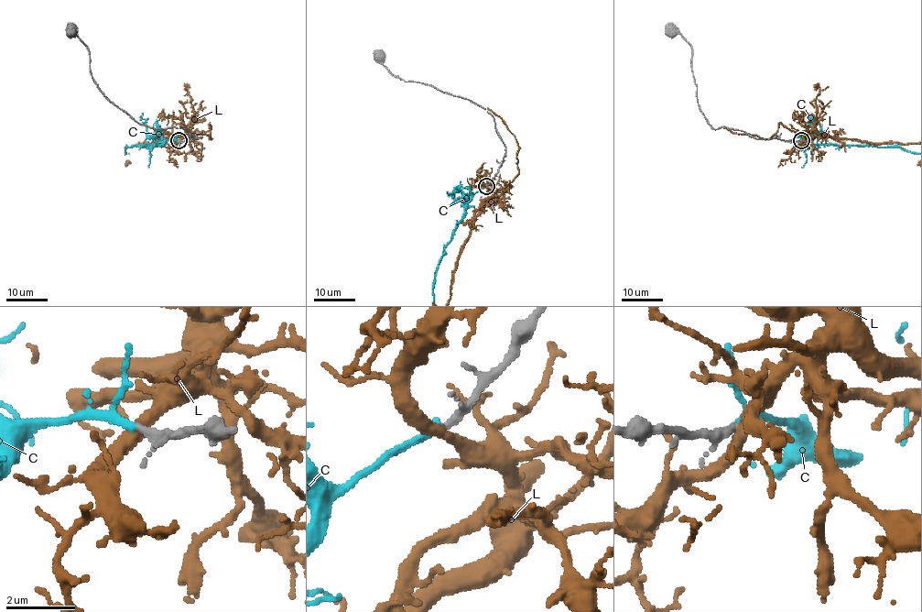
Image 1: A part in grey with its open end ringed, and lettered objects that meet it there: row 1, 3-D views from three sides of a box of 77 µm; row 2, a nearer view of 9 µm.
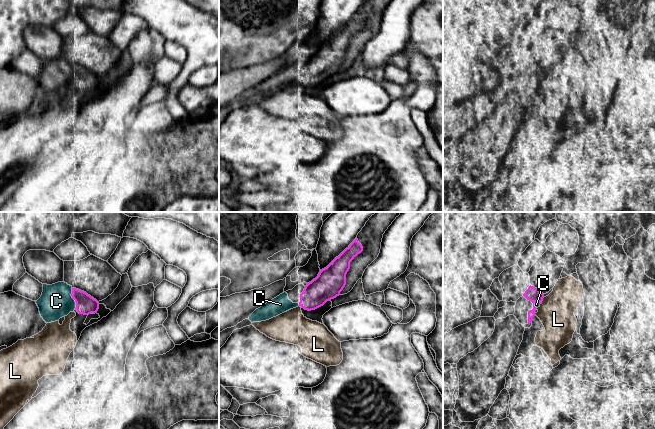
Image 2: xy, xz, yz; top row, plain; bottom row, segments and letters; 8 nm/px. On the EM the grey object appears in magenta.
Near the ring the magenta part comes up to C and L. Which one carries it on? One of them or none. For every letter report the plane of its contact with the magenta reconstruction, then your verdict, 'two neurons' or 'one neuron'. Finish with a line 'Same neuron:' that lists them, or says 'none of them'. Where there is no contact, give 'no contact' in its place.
C: xy | one neuron
L: yz | two neurons
Same neuron: C

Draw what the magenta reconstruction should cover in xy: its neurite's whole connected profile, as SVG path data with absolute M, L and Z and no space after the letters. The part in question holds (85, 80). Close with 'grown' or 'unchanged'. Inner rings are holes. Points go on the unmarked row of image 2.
M65 58L43 60L42 71L35 78L46 99L58 97L75 85L84 91L96 89L99 85L99 78L96 75Z; grown

